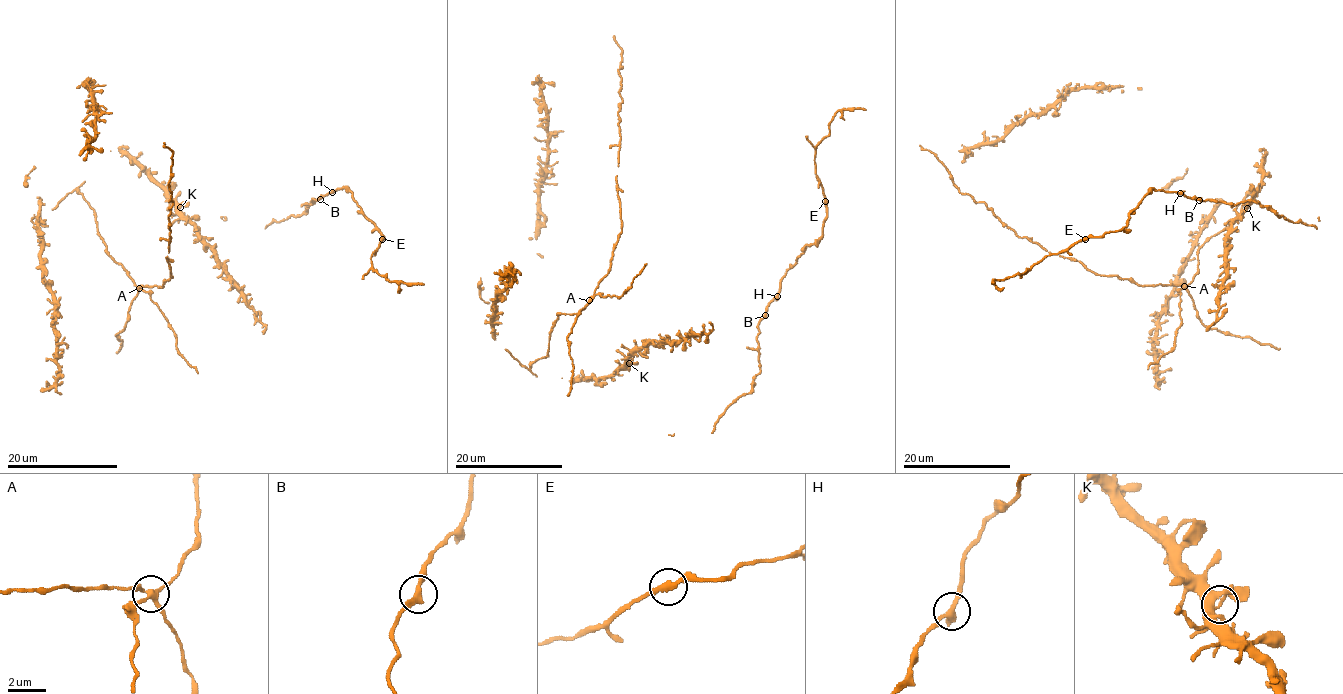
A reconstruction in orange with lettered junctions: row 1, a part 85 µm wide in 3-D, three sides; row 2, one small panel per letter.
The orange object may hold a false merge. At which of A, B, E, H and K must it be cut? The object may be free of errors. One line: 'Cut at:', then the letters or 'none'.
Cut at: A

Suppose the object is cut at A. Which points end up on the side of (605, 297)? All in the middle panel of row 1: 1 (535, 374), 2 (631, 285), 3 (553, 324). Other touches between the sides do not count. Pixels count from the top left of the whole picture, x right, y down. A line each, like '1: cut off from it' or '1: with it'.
1: with it
2: with it
3: with it

